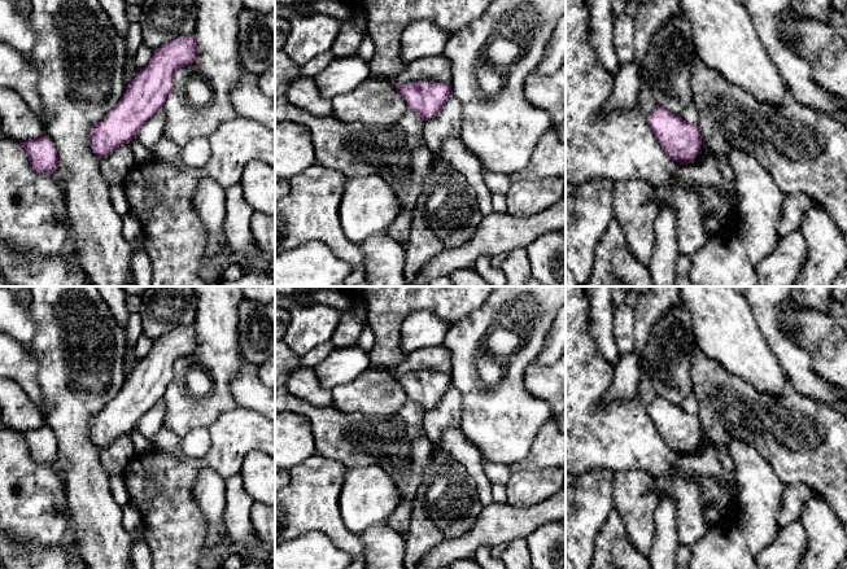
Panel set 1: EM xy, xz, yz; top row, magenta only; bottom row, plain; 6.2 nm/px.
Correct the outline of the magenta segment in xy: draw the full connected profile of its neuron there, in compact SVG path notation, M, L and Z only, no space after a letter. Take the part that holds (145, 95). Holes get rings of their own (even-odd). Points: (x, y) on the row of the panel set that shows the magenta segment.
M193 34L154 49L148 65L126 86L119 102L91 127L92 152L102 158L122 144L130 144L141 126L163 108L174 89L175 71L192 65L197 57L198 48Z

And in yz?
M655 106L646 117L662 148L680 165L694 163L702 144L700 127L687 123L682 117Z

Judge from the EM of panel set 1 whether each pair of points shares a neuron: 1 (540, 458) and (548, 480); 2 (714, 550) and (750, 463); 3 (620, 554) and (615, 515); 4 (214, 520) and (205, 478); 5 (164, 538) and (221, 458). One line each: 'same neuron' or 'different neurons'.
1: different neurons
2: same neuron
3: same neuron
4: same neuron
5: same neuron

